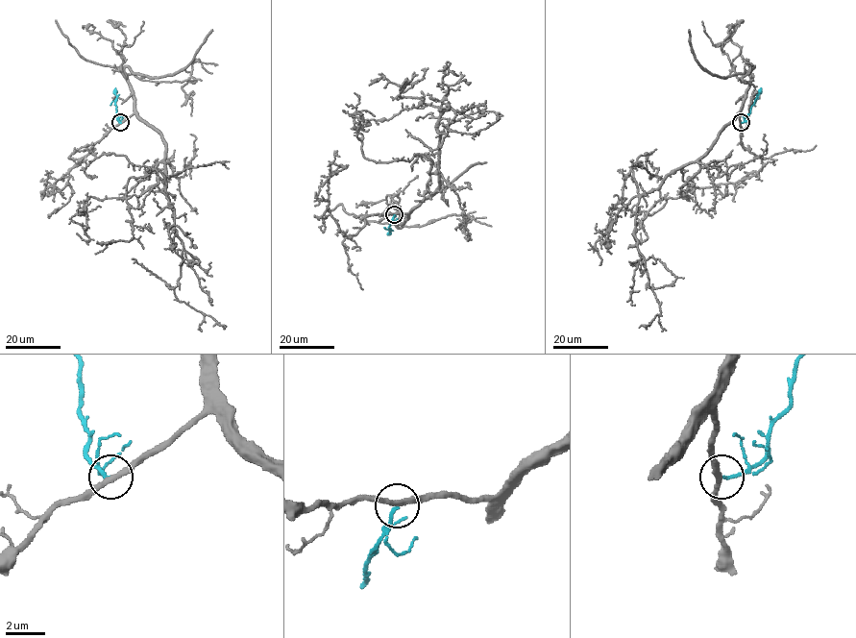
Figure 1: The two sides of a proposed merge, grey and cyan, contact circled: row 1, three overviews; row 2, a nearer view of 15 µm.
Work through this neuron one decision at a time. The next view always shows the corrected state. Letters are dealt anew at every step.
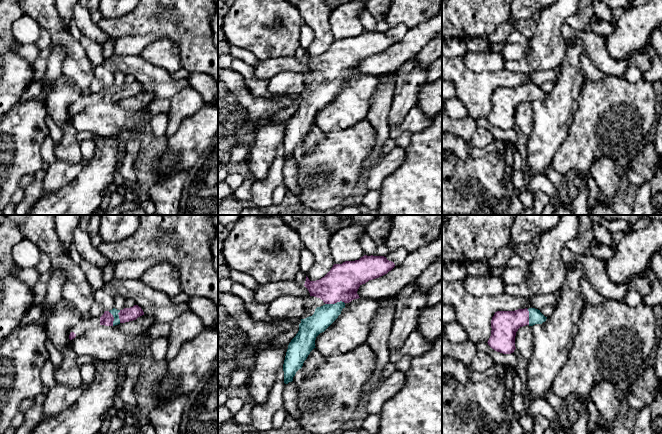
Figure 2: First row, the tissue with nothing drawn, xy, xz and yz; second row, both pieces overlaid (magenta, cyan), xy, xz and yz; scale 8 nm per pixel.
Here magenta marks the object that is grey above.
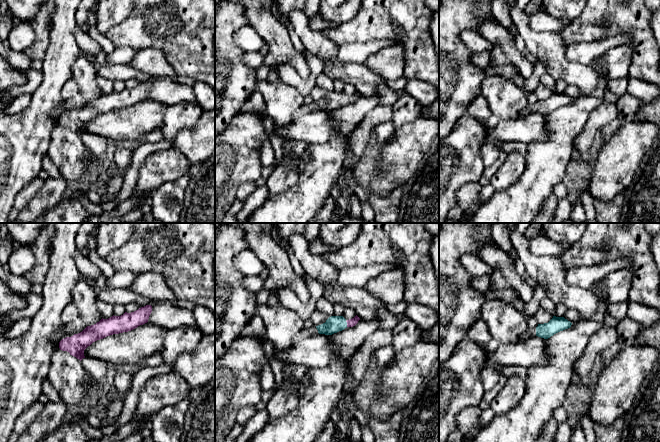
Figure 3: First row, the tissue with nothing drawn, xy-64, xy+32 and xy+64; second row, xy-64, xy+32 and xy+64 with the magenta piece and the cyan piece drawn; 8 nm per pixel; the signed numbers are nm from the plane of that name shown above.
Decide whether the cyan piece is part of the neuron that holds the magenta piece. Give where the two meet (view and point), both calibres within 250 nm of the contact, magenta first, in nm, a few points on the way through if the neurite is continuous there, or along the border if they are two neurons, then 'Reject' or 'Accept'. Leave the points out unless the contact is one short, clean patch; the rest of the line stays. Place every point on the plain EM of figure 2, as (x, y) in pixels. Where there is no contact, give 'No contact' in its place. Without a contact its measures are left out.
Touches magenta at xz (334, 79). Thickness 280 nm (magenta) against 170 nm. Path across: xz (341, 59), (335, 65), (334, 79), (324, 92). Accept

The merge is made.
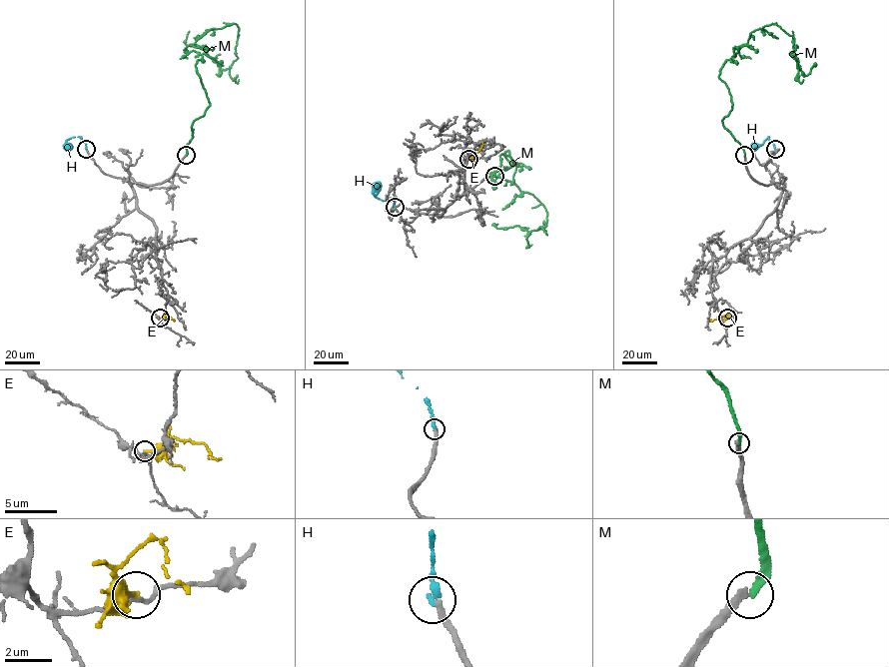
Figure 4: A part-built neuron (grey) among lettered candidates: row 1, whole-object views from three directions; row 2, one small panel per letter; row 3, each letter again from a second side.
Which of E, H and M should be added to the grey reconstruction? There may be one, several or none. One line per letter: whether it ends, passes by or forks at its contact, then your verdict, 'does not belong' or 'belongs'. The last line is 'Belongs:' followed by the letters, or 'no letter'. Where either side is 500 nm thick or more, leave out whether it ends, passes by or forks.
E: it ends; does not belong
H: it ends; does not belong
M: it ends; does not belong
Belongs: no letter

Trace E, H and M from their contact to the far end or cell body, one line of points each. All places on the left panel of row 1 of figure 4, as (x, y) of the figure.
E: (160, 318), (170, 316), (173, 320)
H: (86, 149), (78, 137), (66, 142), (71, 149)
M: (186, 155), (210, 105), (195, 66), (207, 49), (190, 44), (239, 28), (223, 70), (189, 31)

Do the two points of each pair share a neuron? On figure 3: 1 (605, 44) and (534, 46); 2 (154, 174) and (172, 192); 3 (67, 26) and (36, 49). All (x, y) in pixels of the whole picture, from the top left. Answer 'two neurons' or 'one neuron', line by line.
1: two neurons
2: two neurons
3: two neurons

